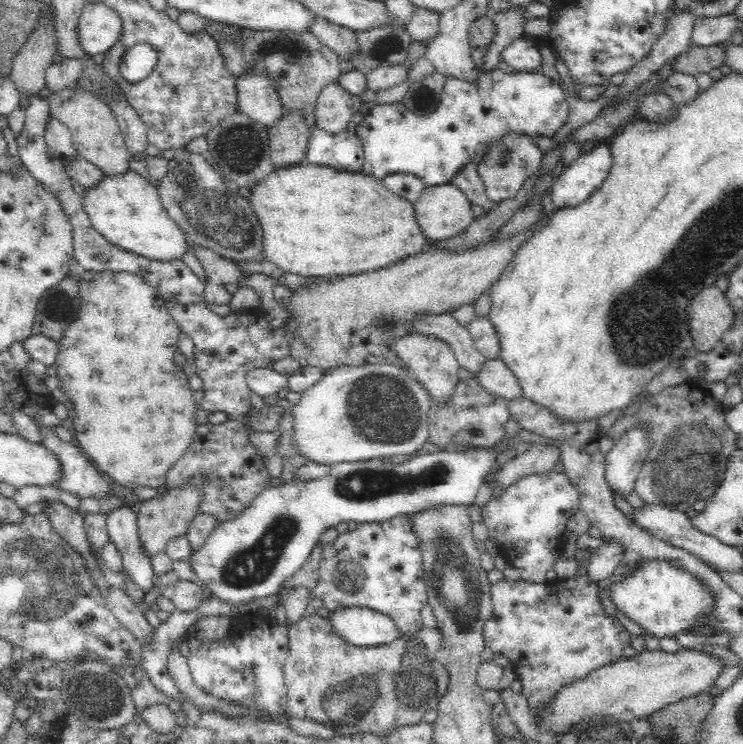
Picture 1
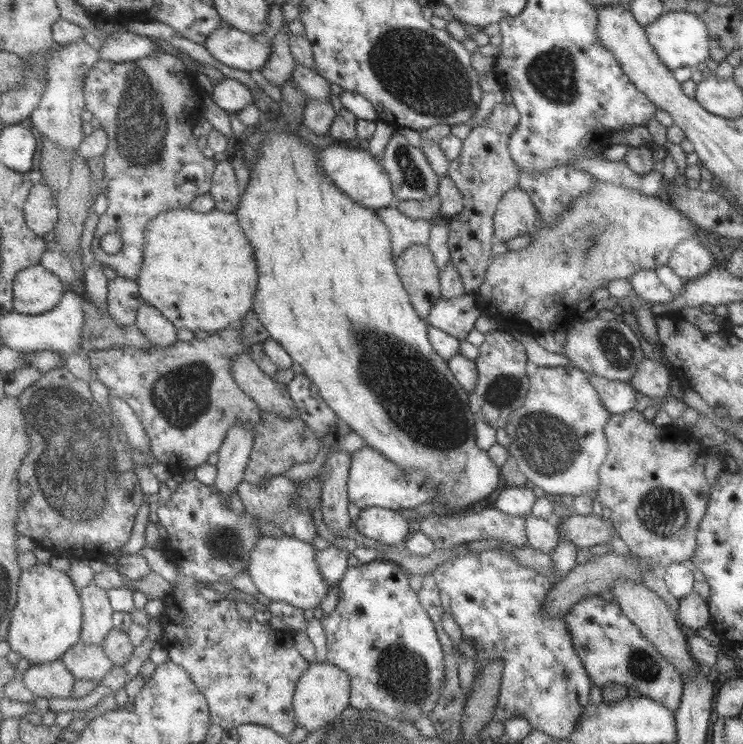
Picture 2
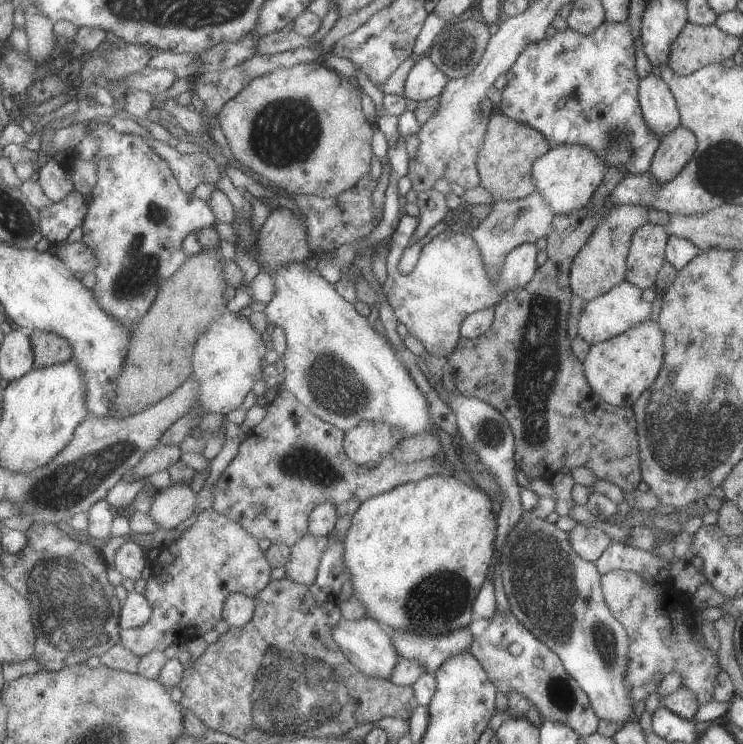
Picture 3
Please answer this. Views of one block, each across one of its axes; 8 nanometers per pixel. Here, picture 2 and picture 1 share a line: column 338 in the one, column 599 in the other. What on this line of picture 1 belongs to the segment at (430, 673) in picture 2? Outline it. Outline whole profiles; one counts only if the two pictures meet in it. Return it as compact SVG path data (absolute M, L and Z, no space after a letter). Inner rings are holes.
M582 574L541 584L526 583L521 579L504 579L491 584L492 610L483 624L485 646L510 660L522 681L522 695L528 702L530 714L536 712L560 687L584 678L593 668L622 657L622 643L630 641L631 634L622 628L620 621L604 612L597 591L598 587Z

